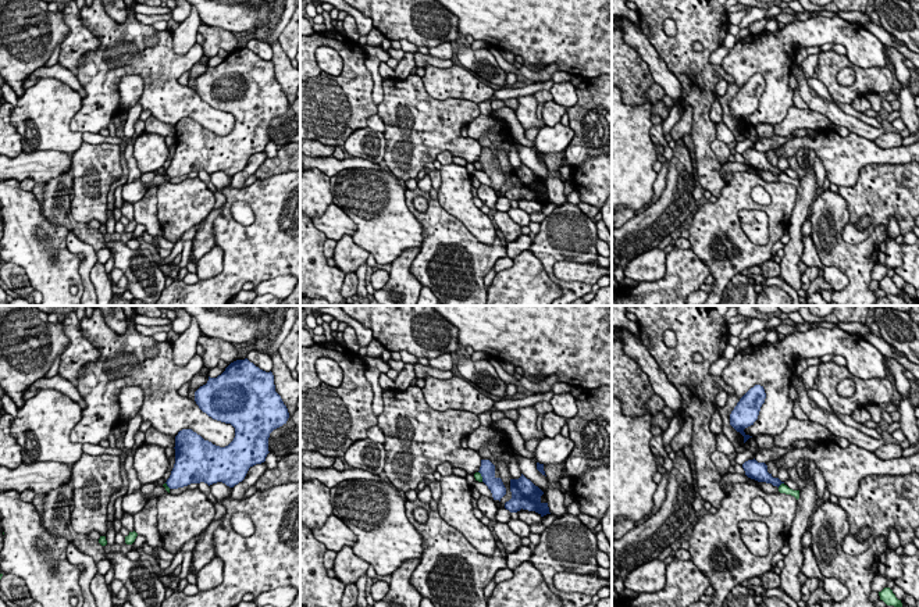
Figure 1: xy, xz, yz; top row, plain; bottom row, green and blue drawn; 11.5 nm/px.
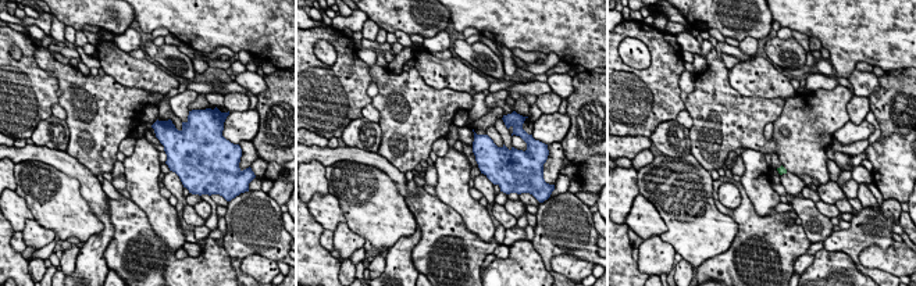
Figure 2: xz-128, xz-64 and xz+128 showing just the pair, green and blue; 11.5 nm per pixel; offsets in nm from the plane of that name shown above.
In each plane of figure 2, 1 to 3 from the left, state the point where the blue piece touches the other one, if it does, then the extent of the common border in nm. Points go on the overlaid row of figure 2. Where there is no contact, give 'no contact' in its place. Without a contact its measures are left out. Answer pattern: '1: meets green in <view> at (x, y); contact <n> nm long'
1: no contact
2: no contact
3: no contact

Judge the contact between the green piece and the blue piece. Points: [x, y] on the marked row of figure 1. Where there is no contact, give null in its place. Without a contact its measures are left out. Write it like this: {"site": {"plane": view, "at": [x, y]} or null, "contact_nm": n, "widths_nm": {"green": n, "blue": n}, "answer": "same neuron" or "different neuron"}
{"site": {"plane": "yz", "at": [782, 484]}, "contact_nm": 100, "widths_nm": {"green": 100, "blue": 160}, "answer": "different neuron"}

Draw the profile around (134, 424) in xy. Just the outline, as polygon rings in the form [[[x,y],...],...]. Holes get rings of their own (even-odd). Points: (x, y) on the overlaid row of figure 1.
[[[135,415],[128,421],[128,429],[124,436],[124,446],[127,449],[132,449],[135,446],[135,433],[139,431],[139,426],[142,424],[142,418],[139,415]]]

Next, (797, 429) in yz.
[[[792,417],[788,421],[787,428],[777,436],[773,436],[774,446],[787,449],[797,440],[813,440],[823,442],[829,439],[830,431],[809,419],[802,421]]]

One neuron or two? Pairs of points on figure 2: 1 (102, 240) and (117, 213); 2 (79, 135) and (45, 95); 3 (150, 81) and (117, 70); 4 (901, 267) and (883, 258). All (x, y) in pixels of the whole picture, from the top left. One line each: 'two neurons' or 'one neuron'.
1: two neurons
2: two neurons
3: one neuron
4: one neuron

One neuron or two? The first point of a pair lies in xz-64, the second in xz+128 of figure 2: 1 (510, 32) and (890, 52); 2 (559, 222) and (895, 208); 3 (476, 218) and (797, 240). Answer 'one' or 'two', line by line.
1: one
2: two
3: two

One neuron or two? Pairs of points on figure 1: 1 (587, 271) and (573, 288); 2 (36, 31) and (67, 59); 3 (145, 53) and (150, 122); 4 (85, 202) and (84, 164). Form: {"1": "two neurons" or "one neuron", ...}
{"1": "two neurons", "2": "two neurons", "3": "two neurons", "4": "one neuron"}

